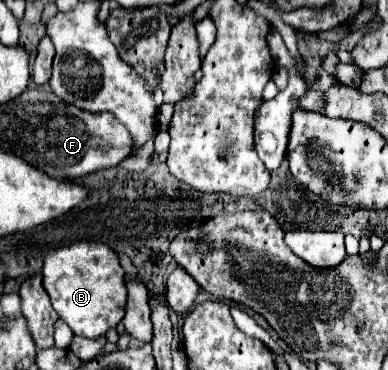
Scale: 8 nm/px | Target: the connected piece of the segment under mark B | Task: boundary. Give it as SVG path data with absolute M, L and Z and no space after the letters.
M78 241L68 247L50 251L44 259L42 277L54 311L76 335L96 339L100 335L106 335L106 331L110 327L116 327L124 317L124 269L118 261L118 255L104 243Z

